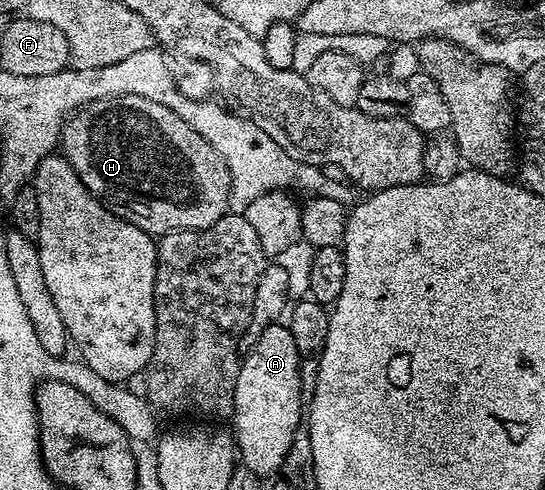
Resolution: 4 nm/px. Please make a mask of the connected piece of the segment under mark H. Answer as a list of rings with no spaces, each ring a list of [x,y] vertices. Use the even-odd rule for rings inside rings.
[[[126,95],[83,105],[64,122],[59,144],[62,156],[74,167],[84,186],[99,197],[110,212],[126,219],[126,223],[134,223],[134,227],[152,234],[153,238],[159,239],[179,229],[205,229],[229,212],[232,176],[224,160],[190,123],[170,111],[170,107],[154,103],[154,99]]]

